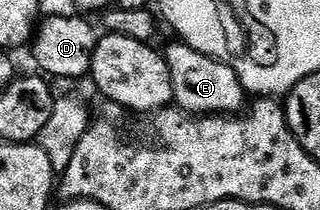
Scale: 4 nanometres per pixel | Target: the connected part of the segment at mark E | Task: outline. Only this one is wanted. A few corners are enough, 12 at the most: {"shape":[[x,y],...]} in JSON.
{"shape":[[187,45],[164,49],[173,104],[187,115],[237,114],[232,67]]}

